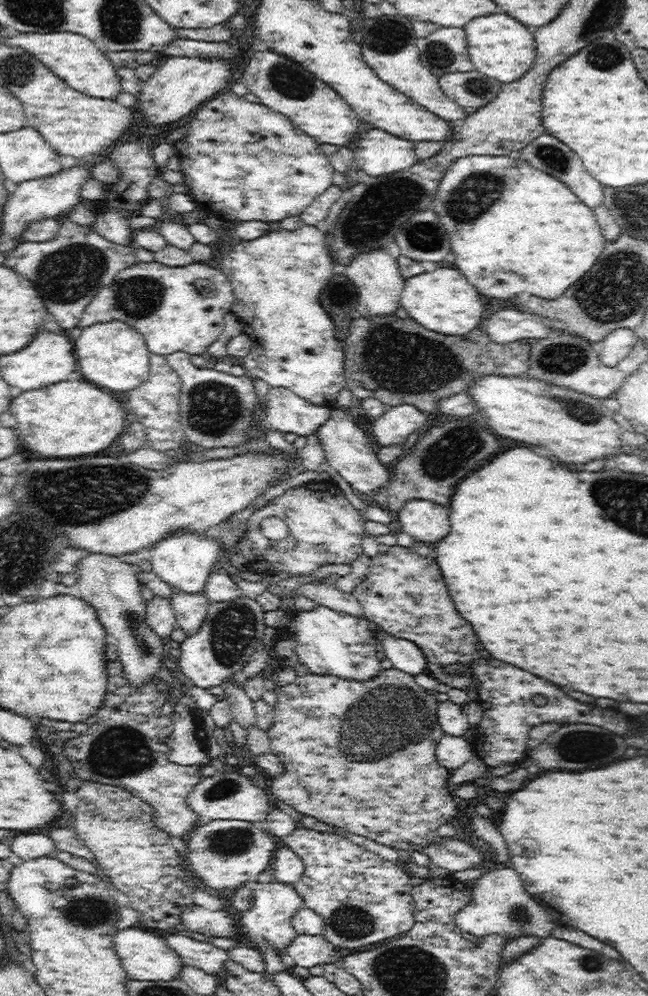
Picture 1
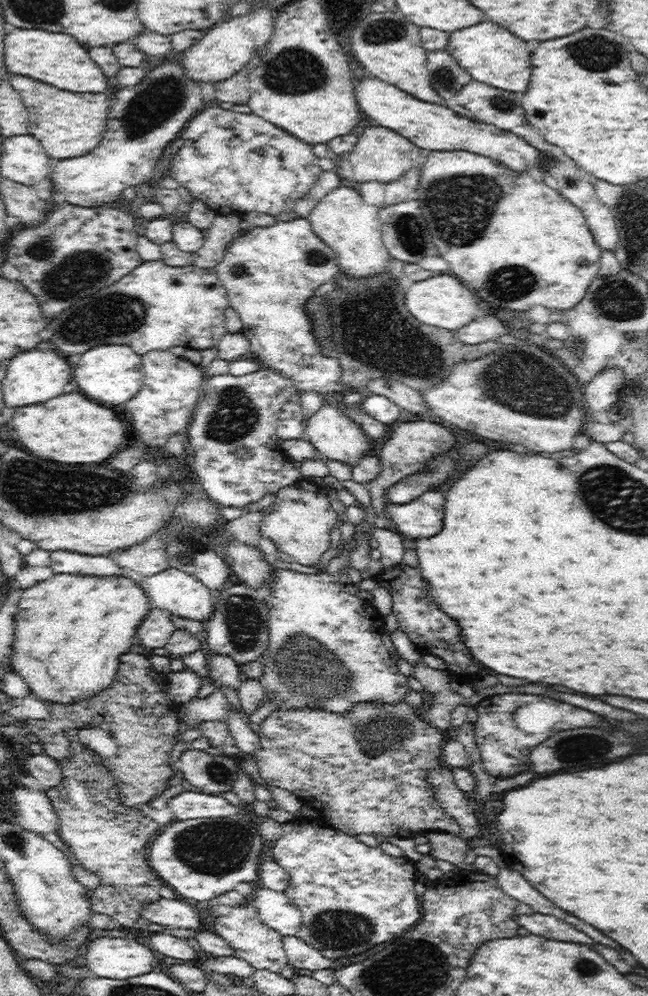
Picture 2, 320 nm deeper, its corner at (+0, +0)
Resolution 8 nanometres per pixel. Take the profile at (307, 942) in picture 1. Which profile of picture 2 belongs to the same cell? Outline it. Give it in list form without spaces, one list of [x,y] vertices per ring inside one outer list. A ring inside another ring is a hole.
[[[297,935],[283,936],[283,947],[288,955],[289,964],[294,968],[306,970],[322,970],[330,968],[331,959],[326,958],[317,948],[306,944]]]

